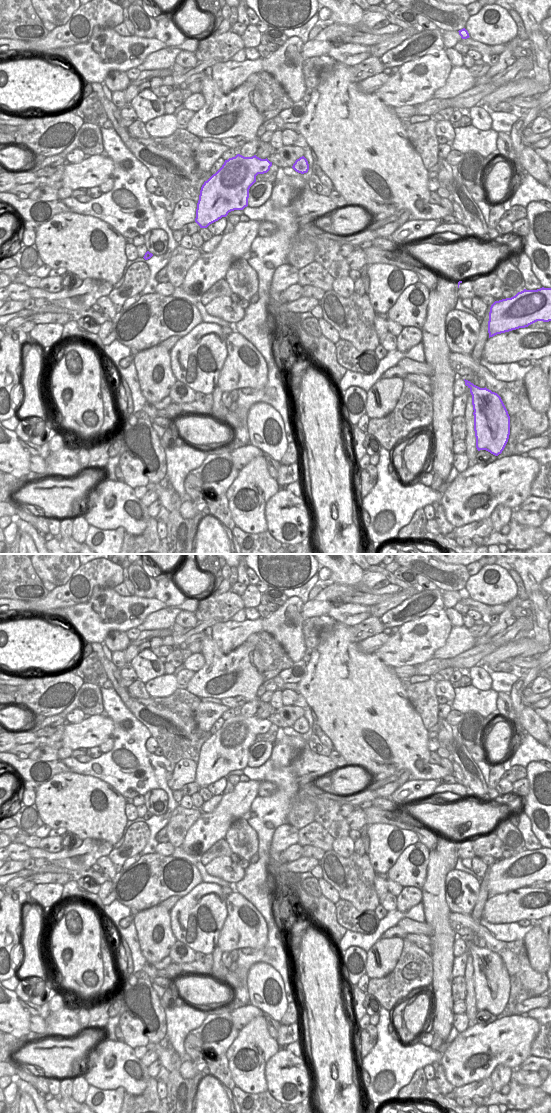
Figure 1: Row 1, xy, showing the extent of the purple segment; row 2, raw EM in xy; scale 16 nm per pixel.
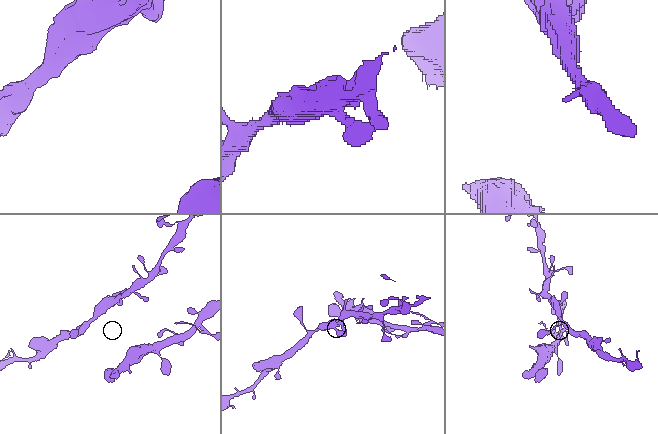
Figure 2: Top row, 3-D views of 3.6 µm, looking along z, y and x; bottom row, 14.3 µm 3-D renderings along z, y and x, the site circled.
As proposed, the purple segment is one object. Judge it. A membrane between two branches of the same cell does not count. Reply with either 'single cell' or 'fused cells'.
single cell

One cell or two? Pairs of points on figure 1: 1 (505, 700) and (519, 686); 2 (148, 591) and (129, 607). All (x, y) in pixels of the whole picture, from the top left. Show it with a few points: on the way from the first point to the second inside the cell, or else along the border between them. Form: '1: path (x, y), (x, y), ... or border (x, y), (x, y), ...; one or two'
1: border (507, 693), (514, 711), (513, 719); two
2: border (134, 594), (140, 597), (154, 597); two

